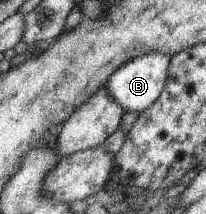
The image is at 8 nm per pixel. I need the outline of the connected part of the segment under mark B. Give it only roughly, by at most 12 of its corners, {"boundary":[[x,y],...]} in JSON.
{"boundary":[[147,52],[123,65],[105,84],[125,112],[160,98],[171,56]]}

